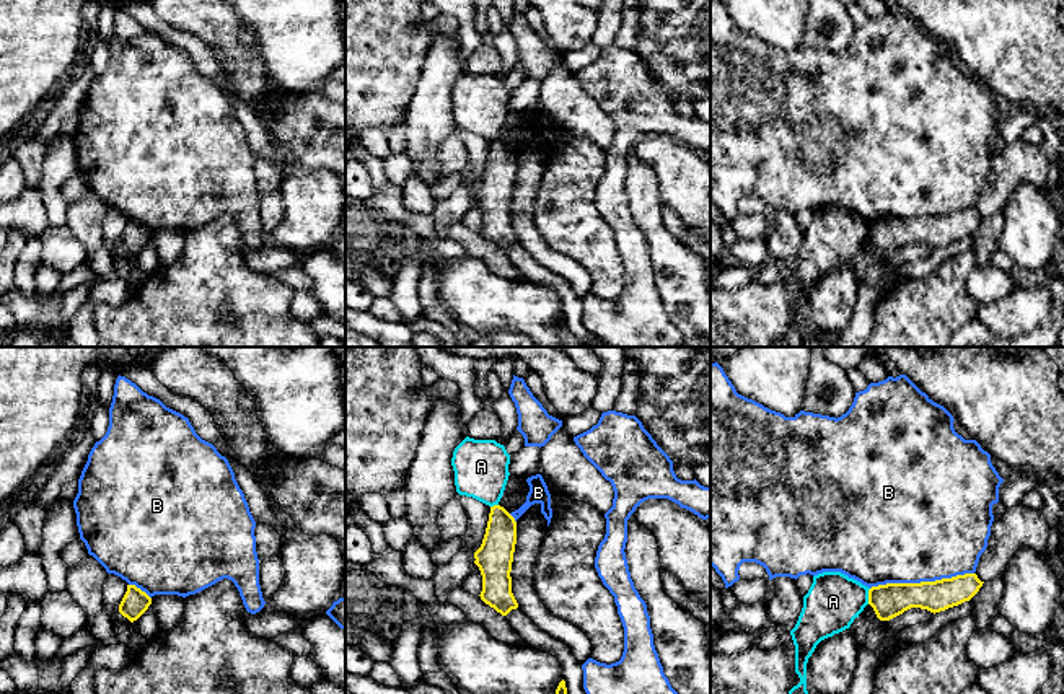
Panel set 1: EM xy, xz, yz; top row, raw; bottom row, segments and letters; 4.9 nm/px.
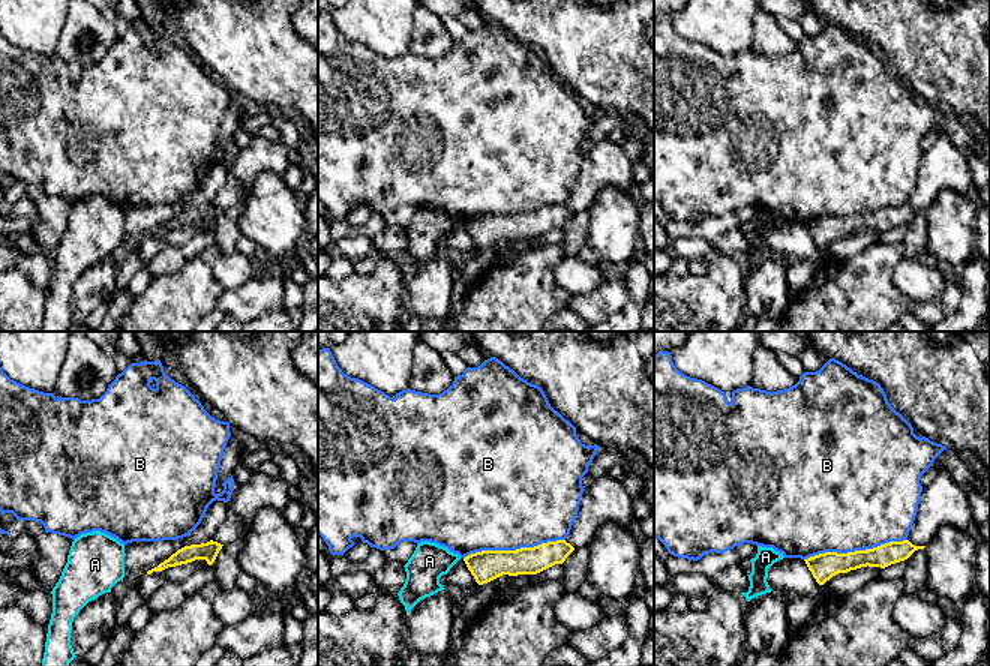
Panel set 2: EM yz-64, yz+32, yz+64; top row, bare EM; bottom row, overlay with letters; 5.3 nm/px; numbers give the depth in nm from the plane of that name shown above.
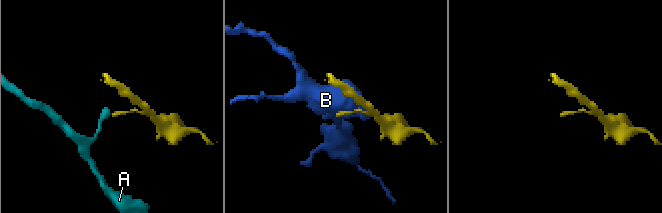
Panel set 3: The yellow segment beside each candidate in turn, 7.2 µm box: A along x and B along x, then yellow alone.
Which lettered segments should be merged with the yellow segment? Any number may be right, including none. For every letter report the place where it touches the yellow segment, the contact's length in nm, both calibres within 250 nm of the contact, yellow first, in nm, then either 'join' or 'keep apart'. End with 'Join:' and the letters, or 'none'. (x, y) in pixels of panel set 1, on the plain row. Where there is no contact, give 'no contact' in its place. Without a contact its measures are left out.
A: contact yz (869, 232); length 80 nm; calibres 170 and 280 nm; keep apart
B: contact yz (921, 217); length 500 nm; calibres 170 and 500 nm; keep apart
Join: none

